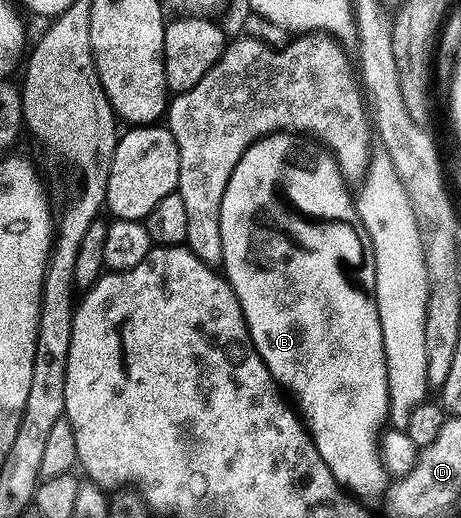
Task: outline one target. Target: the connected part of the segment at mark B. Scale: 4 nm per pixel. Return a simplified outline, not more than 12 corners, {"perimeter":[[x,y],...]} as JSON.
{"perimeter":[[257,139],[220,205],[256,353],[347,492],[388,369],[333,156]]}

